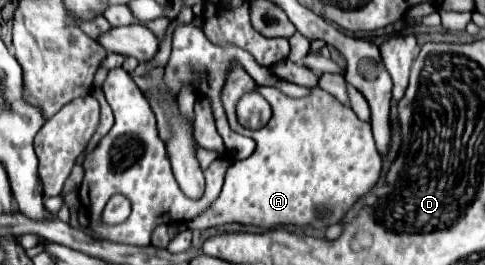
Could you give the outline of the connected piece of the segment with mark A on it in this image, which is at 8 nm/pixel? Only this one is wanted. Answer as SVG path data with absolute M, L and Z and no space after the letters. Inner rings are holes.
M235 62L231 66L233 68L227 72L229 78L225 78L223 84L221 102L229 126L237 134L251 136L257 146L249 158L229 166L219 198L211 204L209 212L187 222L189 228L205 230L229 222L261 228L327 228L339 224L349 208L353 208L353 204L365 196L381 176L382 157L375 150L371 124L359 120L349 106L343 106L321 88L313 88L305 98L289 98L275 86L263 86L257 90L271 104L273 116L261 130L247 130L237 122L235 104L243 92L255 90L255 82L247 76L243 66ZM317 208L329 208L331 216L319 220L315 216Z

